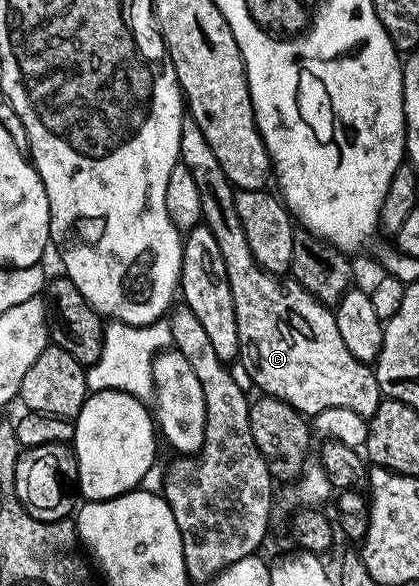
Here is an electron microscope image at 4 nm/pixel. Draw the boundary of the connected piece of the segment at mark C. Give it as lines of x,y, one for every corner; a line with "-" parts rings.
182,118
179,149
180,162
191,169
199,188
204,226
215,233
215,242
223,252
235,301
235,325
239,325
239,363
247,369
254,388
287,401
306,417
327,409
351,409
372,417
383,398
374,368
351,357
343,337
339,337
337,316
326,304
307,293
296,279
280,279
257,264
247,245
247,233
243,233
243,221
235,210
235,188
227,181
215,153
211,153
203,129
191,118

